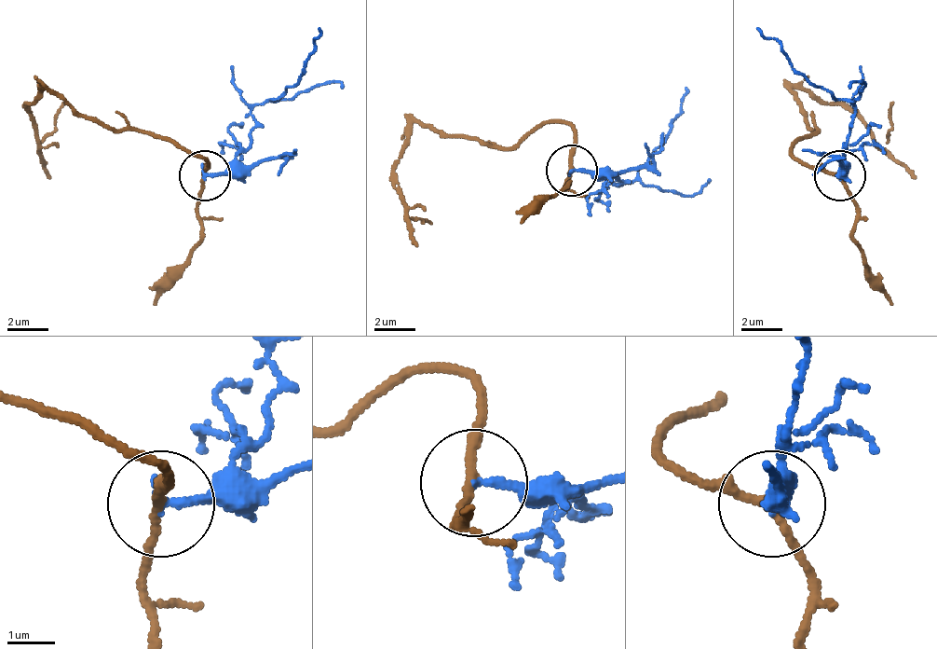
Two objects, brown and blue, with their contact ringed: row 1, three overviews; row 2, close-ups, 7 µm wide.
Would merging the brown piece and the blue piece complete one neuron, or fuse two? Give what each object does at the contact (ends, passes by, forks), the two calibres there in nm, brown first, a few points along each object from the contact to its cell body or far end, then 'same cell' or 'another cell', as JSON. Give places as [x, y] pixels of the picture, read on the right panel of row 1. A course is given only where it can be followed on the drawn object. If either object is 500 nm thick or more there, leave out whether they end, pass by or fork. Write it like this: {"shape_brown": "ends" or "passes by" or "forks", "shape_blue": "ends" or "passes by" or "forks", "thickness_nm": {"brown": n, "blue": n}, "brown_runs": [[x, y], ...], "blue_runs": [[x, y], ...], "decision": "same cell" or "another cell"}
{"shape_brown": "passes by", "shape_blue": "ends", "thickness_nm": {"brown": 170, "blue": 190}, "brown_runs": [[841, 174], [810, 169], [790, 154], [816, 133], [795, 92], [836, 103], [882, 148], [891, 103]], "blue_runs": [[841, 174], [856, 108], [806, 77], [754, 27]], "decision": "same cell"}

